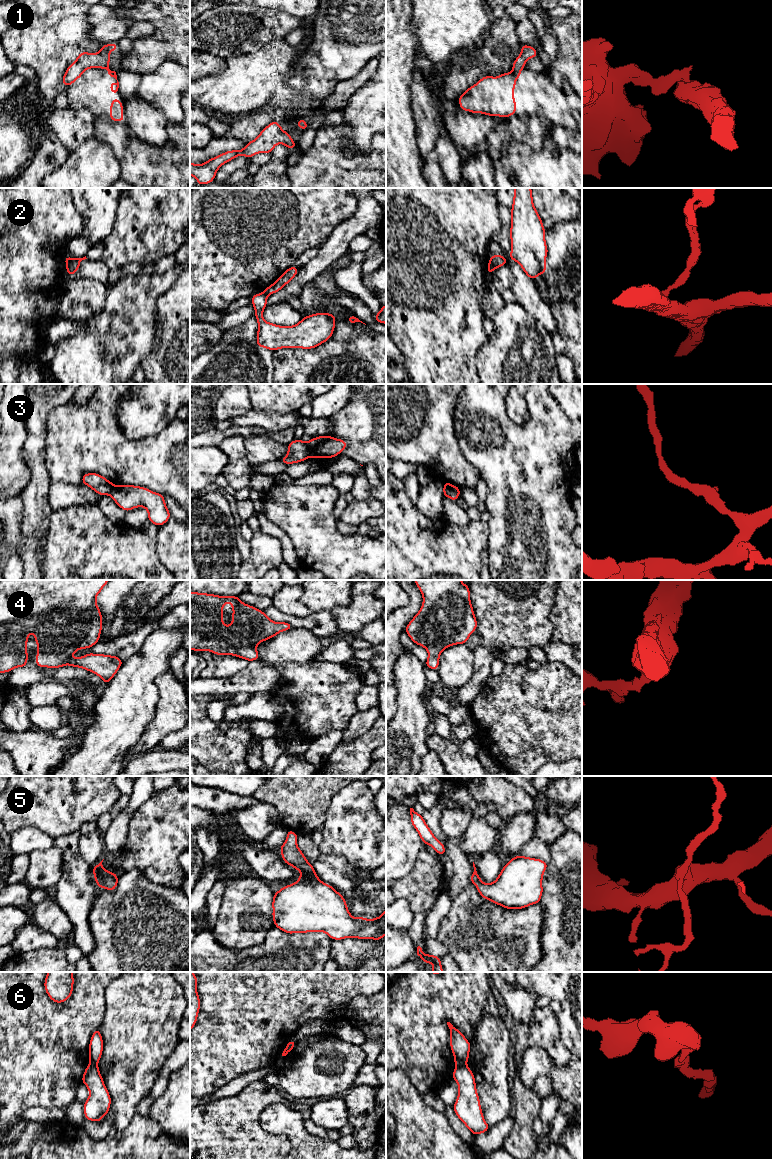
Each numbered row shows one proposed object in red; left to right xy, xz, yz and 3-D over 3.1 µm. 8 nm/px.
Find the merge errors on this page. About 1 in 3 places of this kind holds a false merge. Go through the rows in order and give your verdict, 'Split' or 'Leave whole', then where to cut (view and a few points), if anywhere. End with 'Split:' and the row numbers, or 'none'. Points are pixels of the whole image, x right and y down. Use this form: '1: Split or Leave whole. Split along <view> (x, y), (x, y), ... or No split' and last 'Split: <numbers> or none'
1: Split. Split along yz (519, 69), (513, 71)
2: Split. Split along yz (489, 261), (494, 268)
3: Split. Split along yz (444, 485), (459, 491)
4: Leave whole. No split
5: Leave whole. No split
6: Split. Split along yz (465, 1063), (456, 1066)
Split: 1, 2, 3, 6

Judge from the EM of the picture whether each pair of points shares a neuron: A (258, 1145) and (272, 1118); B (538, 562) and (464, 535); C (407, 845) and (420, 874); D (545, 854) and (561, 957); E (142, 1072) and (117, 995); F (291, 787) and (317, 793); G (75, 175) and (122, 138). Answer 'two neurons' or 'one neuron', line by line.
A: two neurons
B: two neurons
C: two neurons
D: two neurons
E: one neuron
F: one neuron
G: two neurons

